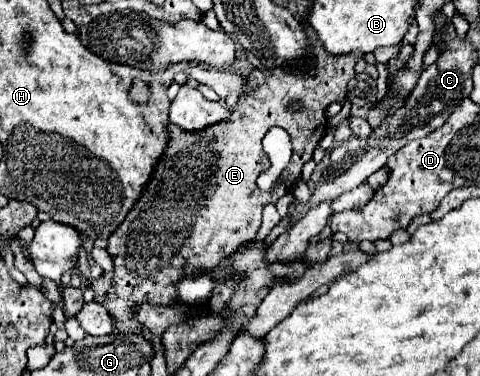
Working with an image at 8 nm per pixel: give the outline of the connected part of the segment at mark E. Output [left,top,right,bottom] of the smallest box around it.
[89,22,365,332]

